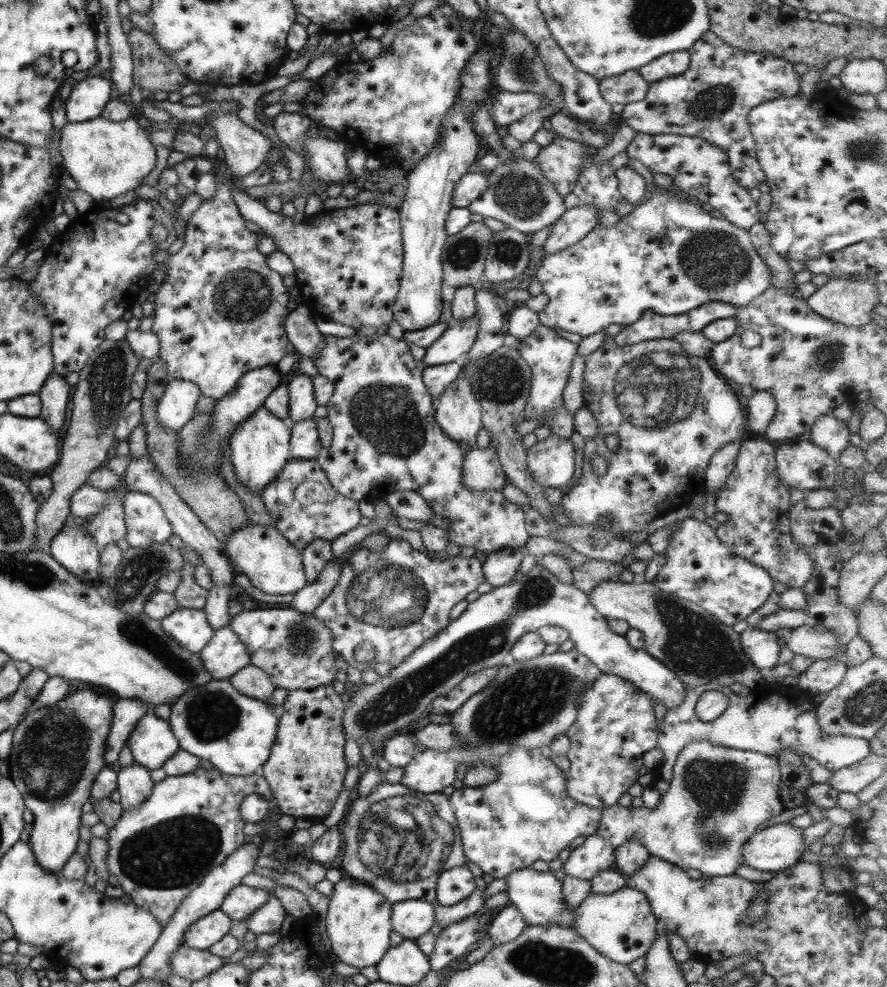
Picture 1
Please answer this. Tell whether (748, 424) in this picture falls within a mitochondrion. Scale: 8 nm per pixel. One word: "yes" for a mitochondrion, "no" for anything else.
no

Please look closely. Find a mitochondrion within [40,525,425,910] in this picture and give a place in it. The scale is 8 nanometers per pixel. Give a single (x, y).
(173, 853)

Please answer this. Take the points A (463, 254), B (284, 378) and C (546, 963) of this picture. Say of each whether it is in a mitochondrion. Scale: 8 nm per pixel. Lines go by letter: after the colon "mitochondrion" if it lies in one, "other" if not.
A: mitochondrion
B: other
C: mitochondrion

